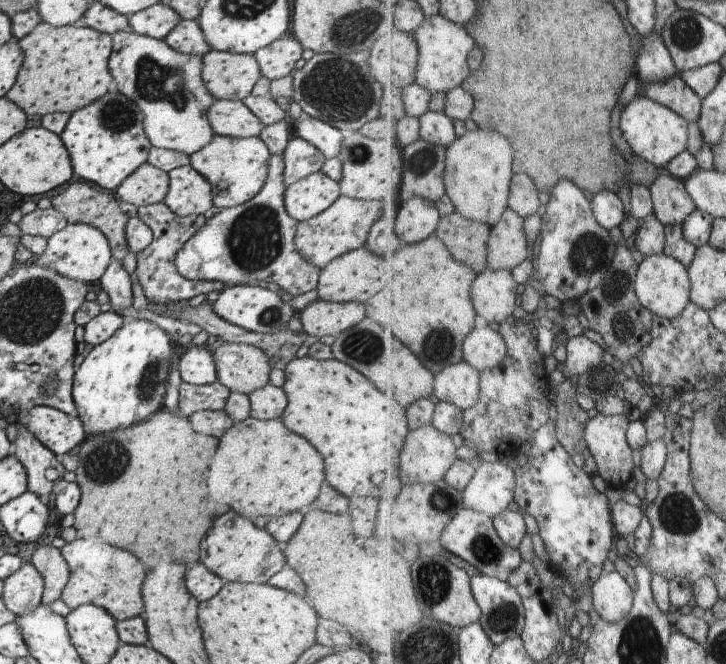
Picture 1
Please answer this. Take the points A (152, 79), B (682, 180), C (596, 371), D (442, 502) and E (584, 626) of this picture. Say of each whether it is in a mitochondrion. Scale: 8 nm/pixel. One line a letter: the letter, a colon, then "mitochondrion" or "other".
A: mitochondrion
B: other
C: other
D: mitochondrion
E: other

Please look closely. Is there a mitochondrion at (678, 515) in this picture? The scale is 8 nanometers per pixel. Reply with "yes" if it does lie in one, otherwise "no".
yes

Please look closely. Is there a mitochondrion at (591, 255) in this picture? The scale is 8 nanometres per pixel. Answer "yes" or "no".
yes

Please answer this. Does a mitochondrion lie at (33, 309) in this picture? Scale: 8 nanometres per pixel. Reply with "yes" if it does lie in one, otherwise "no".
yes

